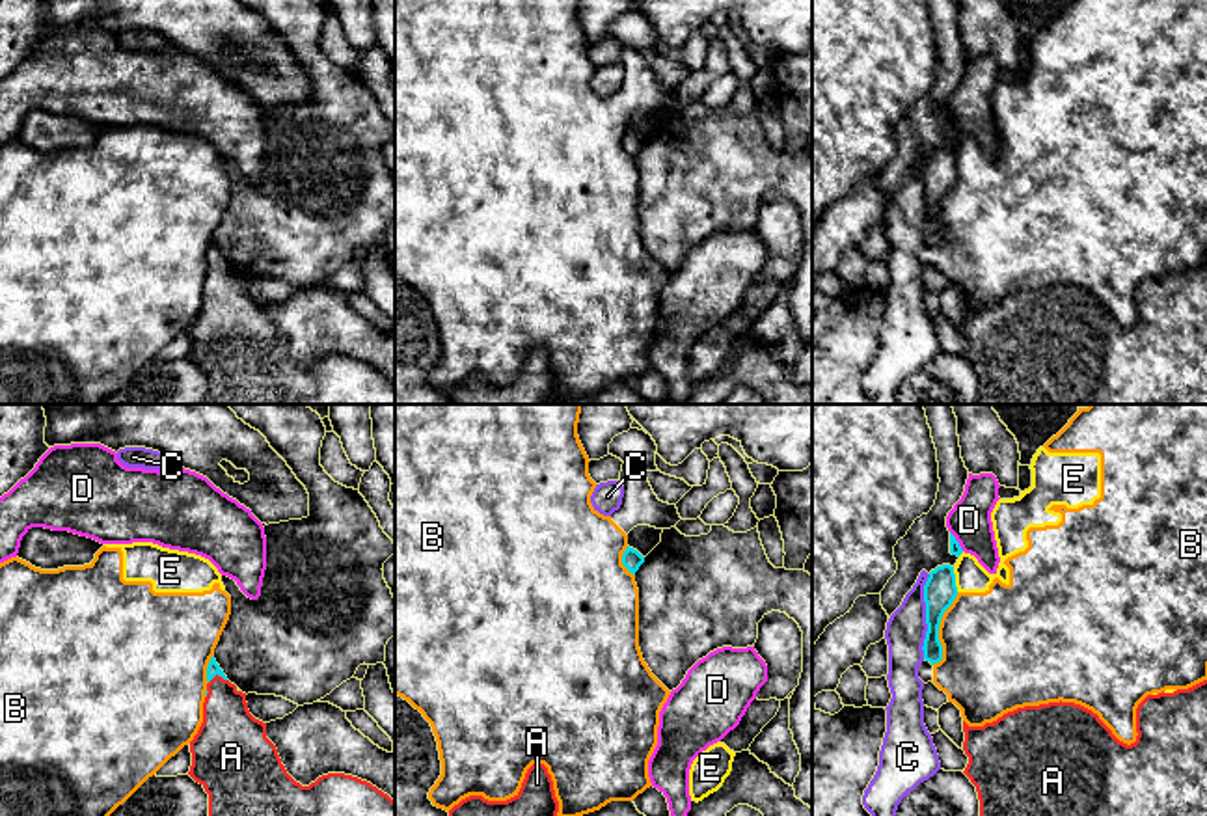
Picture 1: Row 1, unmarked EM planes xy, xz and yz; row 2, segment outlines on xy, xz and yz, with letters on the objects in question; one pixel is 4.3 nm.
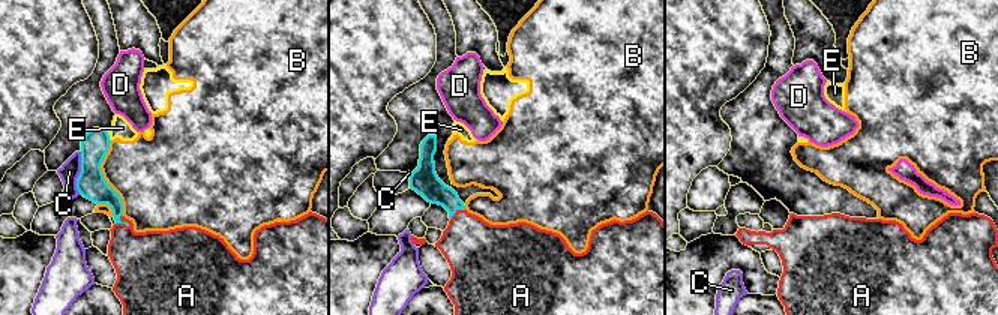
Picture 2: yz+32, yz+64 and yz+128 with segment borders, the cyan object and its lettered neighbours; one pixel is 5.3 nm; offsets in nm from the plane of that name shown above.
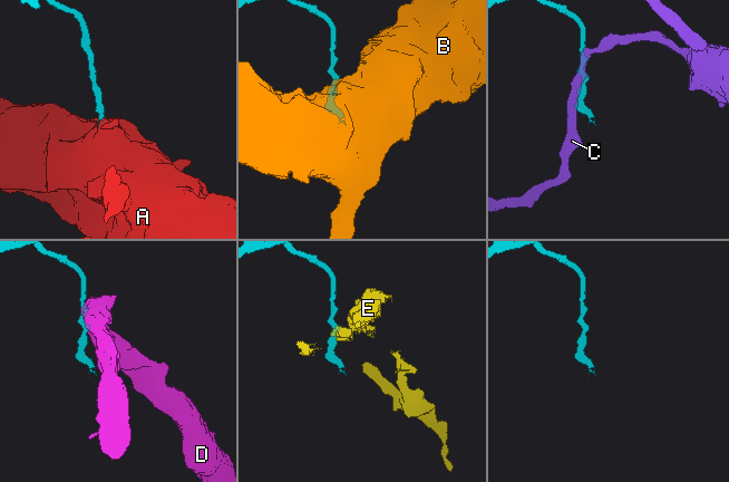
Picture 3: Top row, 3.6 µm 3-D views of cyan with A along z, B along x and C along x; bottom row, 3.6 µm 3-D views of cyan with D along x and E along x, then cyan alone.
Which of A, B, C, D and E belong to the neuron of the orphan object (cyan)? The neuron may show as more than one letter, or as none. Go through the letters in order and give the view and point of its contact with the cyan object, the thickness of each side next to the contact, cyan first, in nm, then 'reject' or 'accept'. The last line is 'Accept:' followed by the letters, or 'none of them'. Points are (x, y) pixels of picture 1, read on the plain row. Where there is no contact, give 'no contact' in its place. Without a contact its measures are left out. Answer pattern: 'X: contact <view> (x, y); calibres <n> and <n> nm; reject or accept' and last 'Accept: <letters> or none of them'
A: contact xy (216, 256); calibres 60 and 240 nm; accept
B: contact yz (937, 213); calibres 140 and 440 nm; reject
C: contact yz (926, 200); calibres 140 and 180 nm; reject
D: contact yz (956, 123); calibres 50 and 180 nm; reject
E: contact yz (954, 163); calibres 140 and 140 nm; reject
Accept: A

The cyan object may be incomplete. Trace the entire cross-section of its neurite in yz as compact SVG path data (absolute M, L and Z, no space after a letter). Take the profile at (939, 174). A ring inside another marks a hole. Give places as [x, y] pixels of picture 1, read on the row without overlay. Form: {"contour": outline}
{"contour": "M943 147L929 155L924 168L926 184L926 222L924 222L924 242L939 246L943 242L943 227L939 224L939 209L944 194L952 188L957 179L954 149Z"}

